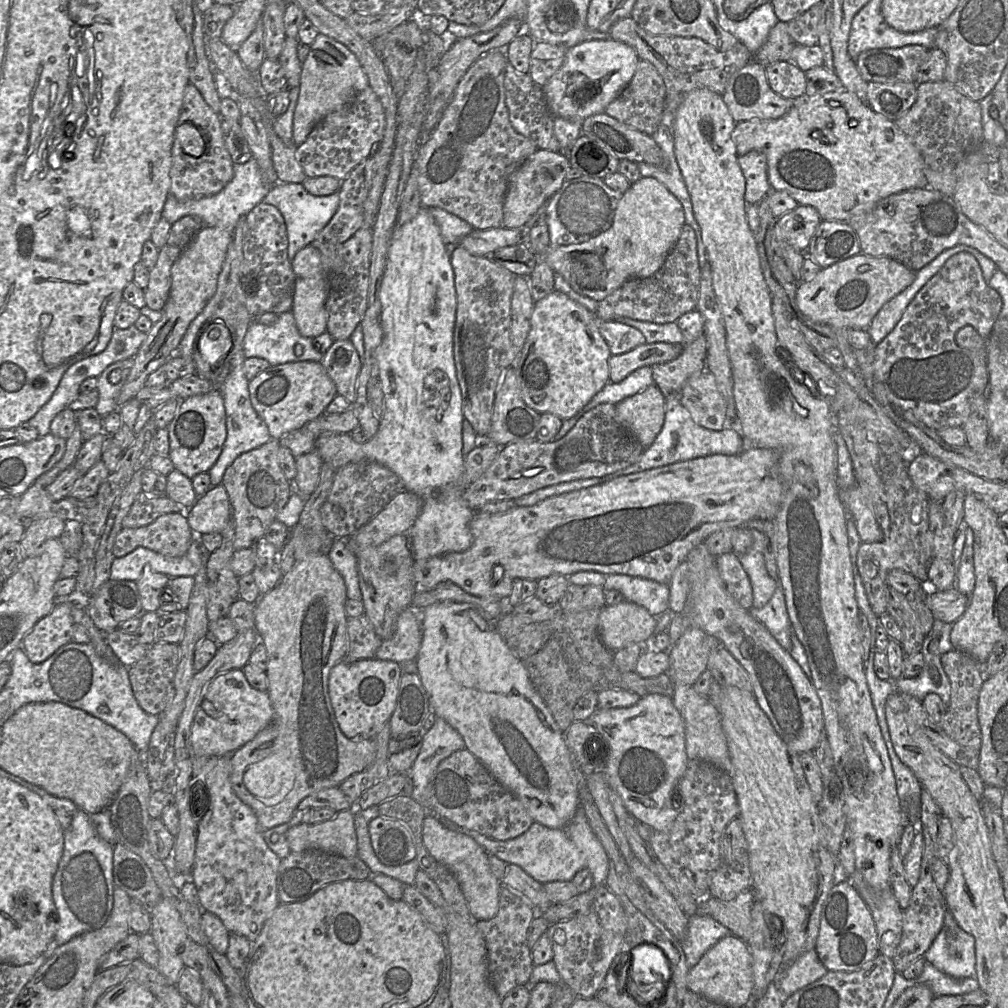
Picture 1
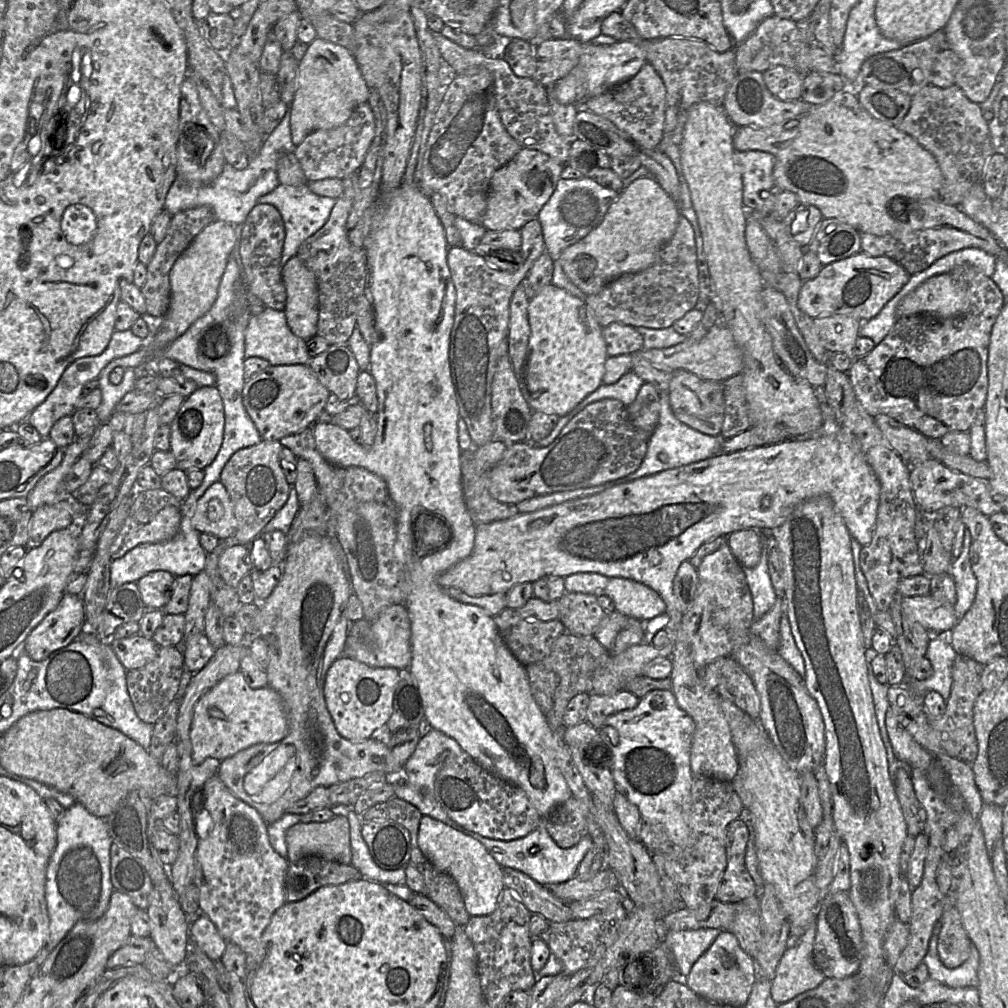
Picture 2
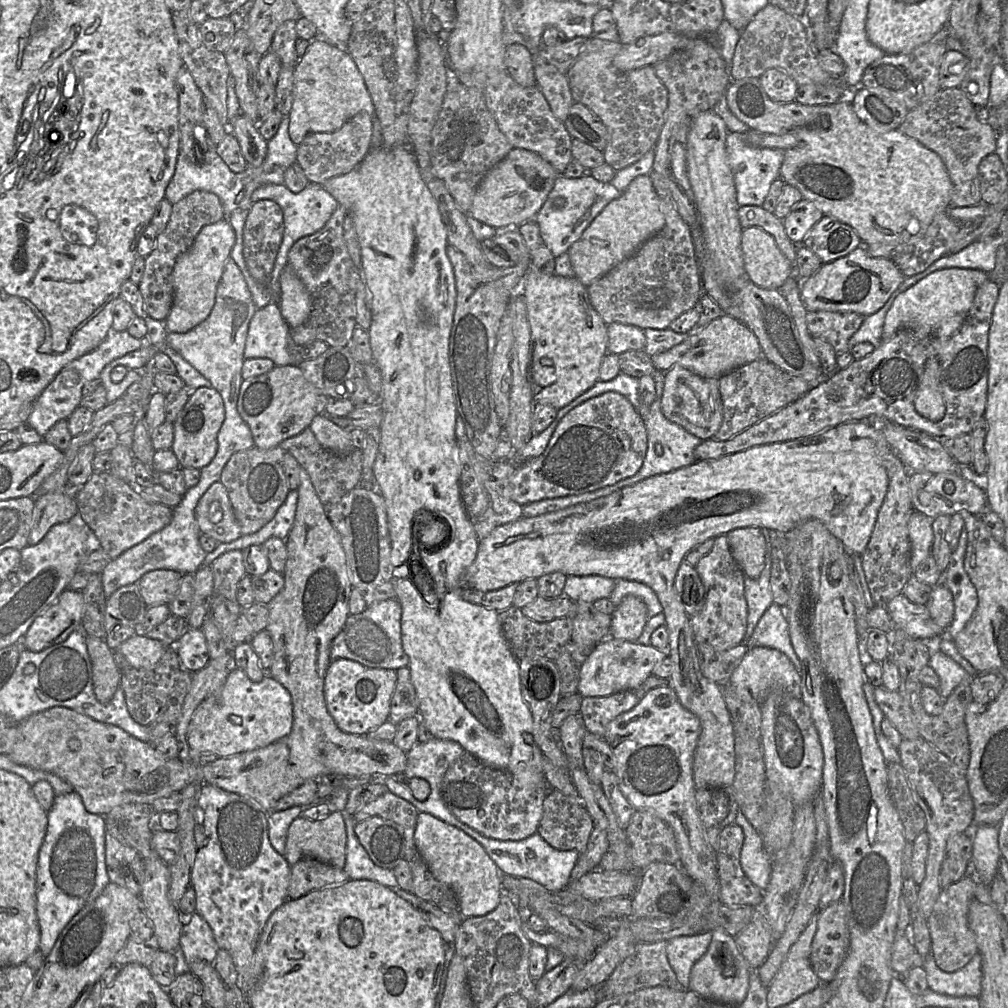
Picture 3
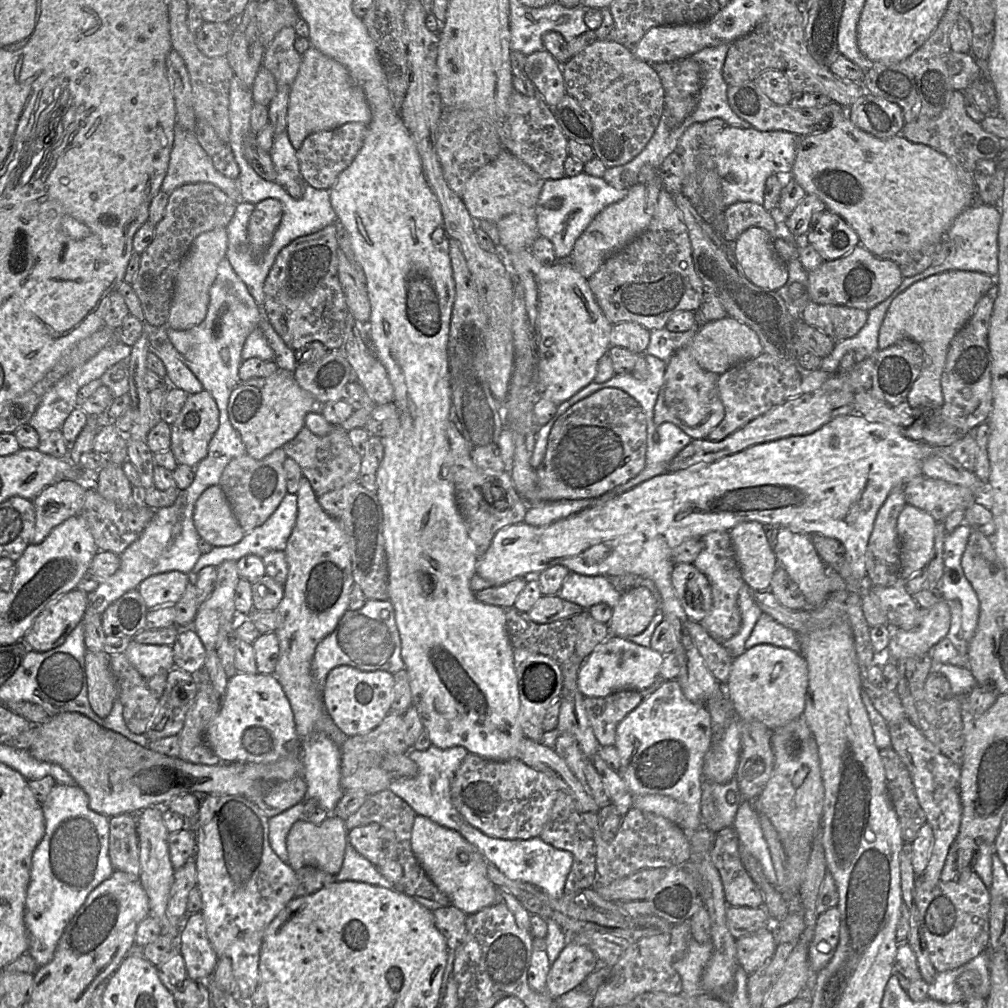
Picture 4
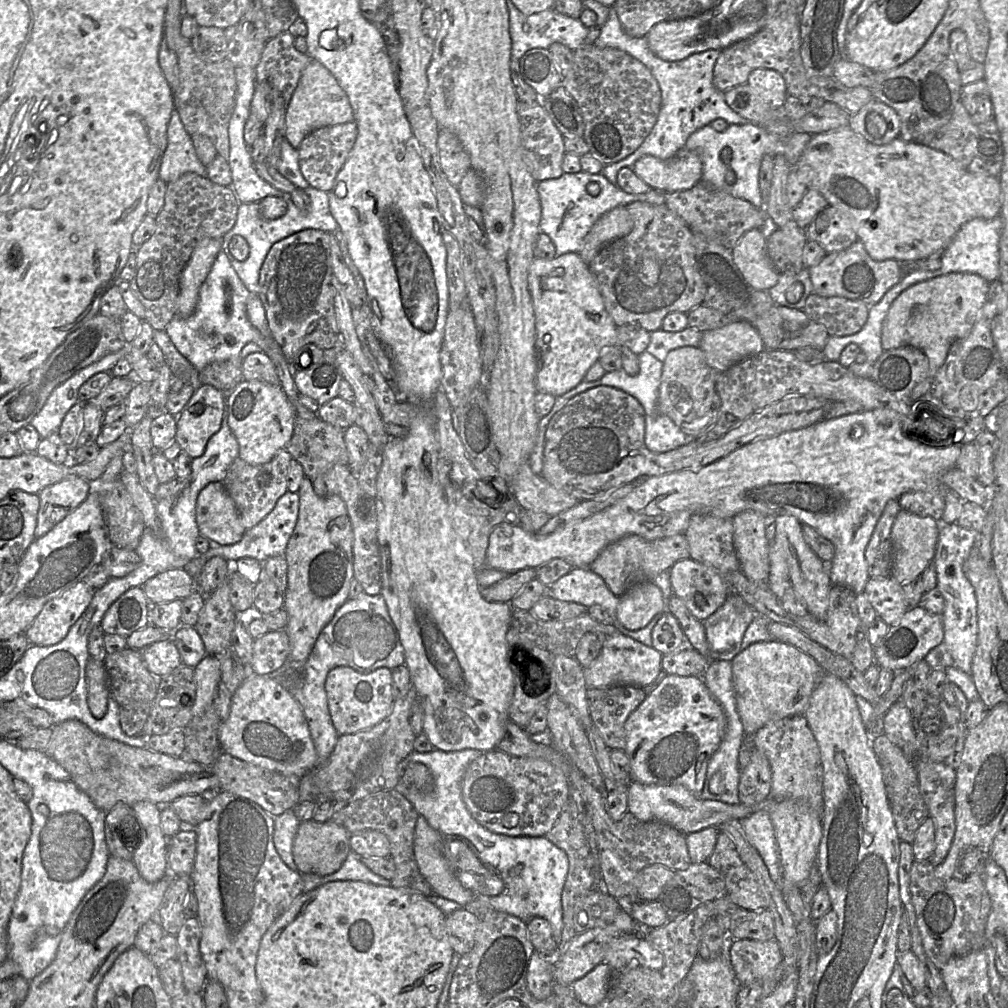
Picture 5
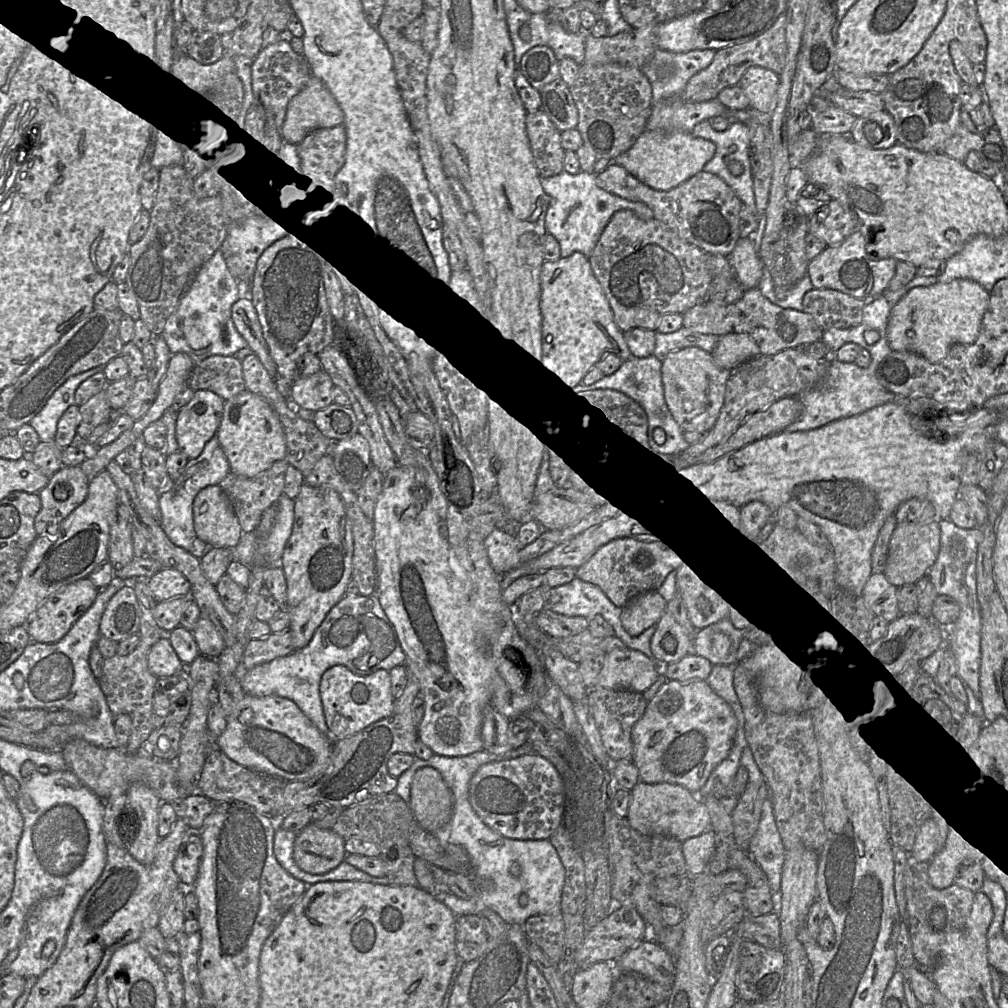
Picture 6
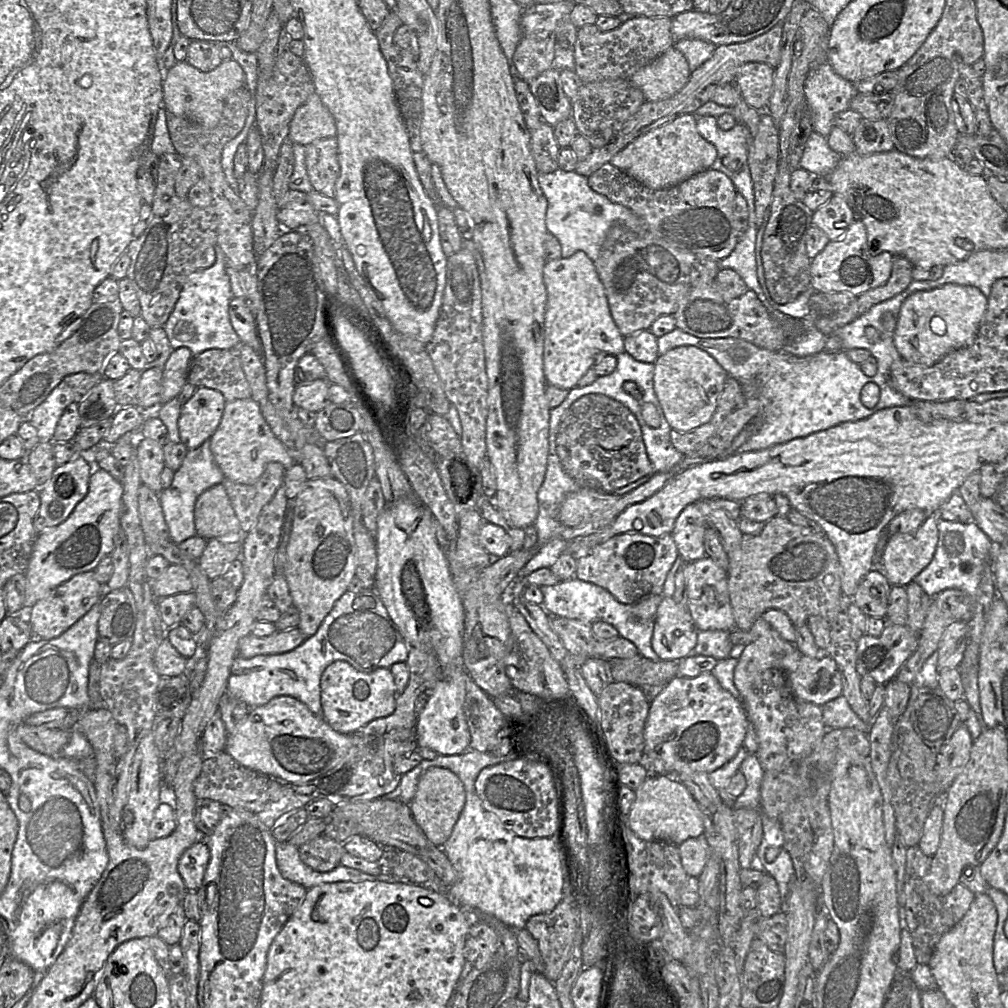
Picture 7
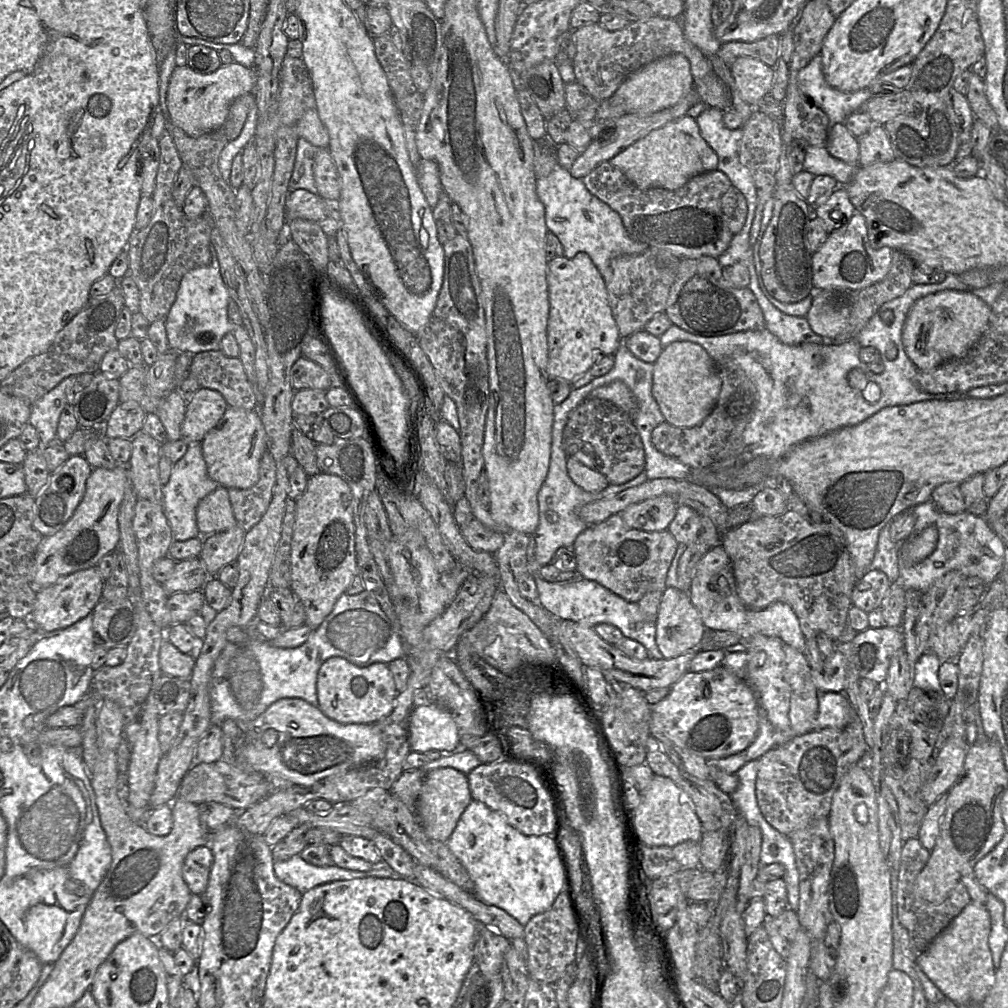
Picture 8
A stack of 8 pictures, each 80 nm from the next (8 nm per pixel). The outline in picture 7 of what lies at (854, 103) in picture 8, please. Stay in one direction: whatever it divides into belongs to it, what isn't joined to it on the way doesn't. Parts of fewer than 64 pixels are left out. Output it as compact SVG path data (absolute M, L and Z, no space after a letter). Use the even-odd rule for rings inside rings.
M825 63L814 67L804 83L813 130L827 137L834 127L835 116L850 108L852 98L858 94L854 83L839 76Z

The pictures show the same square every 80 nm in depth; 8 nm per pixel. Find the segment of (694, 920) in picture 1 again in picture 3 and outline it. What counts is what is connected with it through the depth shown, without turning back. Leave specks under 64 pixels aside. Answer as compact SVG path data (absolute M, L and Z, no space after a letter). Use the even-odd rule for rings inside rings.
M712 932L677 936L667 940L668 961L683 989L689 989L690 973L695 963L707 952Z

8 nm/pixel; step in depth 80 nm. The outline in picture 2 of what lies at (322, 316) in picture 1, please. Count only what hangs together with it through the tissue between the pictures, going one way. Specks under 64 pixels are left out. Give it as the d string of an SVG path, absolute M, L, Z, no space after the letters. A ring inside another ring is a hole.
M297 255L286 262L281 274L287 293L287 324L295 336L308 340L316 336L319 318L316 277Z

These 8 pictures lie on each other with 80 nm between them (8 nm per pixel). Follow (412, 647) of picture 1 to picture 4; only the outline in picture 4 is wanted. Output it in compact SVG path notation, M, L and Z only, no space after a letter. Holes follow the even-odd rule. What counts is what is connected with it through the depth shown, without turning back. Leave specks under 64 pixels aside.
M366 600L360 609L348 609L336 628L317 645L312 659L312 673L321 694L328 673L340 665L361 671L384 670L392 674L405 669L395 612L389 600Z

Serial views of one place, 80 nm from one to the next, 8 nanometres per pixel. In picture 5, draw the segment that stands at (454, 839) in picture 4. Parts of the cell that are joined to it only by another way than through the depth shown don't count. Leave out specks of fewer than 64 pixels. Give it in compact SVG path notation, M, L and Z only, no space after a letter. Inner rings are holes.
M419 815L414 831L414 857L419 871L429 883L434 895L455 901L462 906L475 894L466 889L442 854L443 837Z

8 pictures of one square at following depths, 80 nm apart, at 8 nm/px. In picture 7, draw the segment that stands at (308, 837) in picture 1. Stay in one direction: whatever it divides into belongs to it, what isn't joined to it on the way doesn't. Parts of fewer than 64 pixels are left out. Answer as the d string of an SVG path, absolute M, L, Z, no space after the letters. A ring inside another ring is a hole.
M320 835L298 847L300 858L304 864L318 872L328 872L340 864L346 852L343 844Z

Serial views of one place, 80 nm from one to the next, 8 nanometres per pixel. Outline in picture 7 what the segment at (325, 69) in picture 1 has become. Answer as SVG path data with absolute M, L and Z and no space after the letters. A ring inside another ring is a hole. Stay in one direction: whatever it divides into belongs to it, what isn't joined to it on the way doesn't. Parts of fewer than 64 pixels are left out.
M314 92L295 111L288 138L293 144L306 146L319 139L335 137L336 131L334 117Z

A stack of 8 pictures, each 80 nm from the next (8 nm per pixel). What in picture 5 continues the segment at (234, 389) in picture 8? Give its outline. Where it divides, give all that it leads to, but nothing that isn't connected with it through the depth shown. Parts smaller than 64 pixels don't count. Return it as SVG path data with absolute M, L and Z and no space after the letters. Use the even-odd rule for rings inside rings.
M242 360L215 361L207 365L198 373L202 385L211 385L222 393L231 392L244 378L242 374Z

